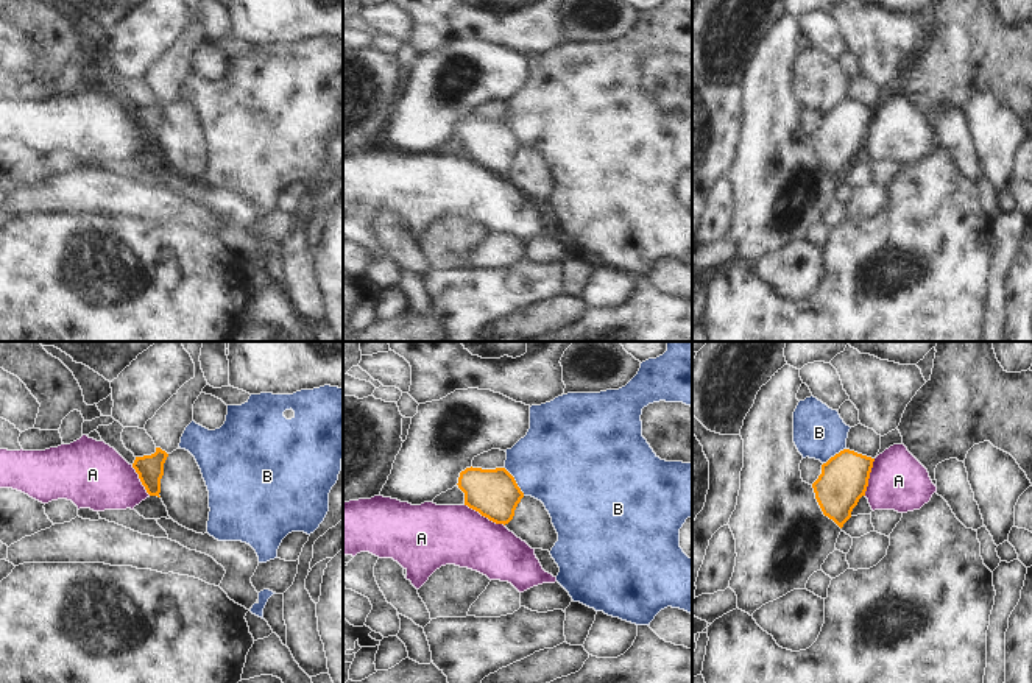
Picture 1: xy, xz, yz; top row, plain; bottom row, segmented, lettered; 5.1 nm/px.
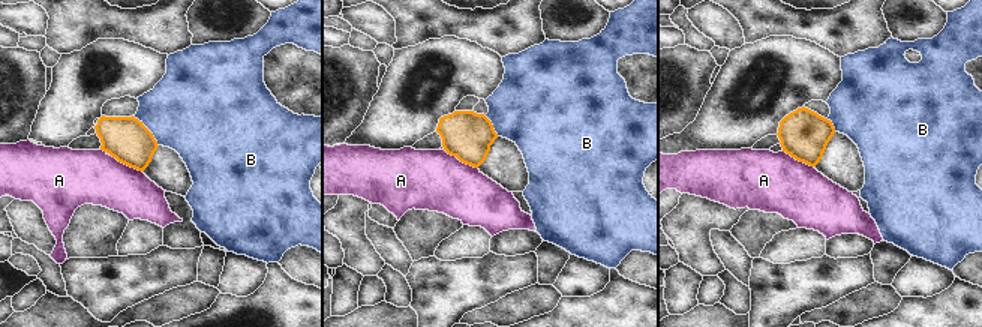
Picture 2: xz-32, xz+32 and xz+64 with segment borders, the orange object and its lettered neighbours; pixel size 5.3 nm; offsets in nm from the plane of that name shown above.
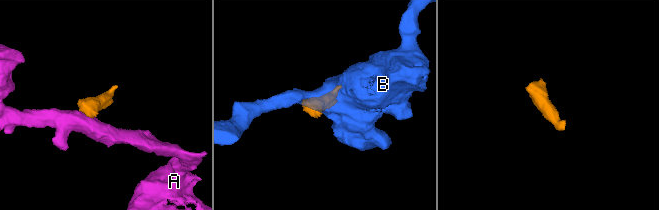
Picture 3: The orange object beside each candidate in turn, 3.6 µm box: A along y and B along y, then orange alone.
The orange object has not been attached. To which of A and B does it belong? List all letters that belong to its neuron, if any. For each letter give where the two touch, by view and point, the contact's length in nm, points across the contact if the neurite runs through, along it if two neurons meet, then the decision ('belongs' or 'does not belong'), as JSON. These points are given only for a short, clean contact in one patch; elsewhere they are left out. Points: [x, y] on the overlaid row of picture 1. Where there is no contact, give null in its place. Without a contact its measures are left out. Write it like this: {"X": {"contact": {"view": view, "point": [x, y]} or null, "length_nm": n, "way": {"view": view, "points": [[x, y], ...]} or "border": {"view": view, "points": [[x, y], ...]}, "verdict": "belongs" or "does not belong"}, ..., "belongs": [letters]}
{"A": {"contact": {"view": "xz", "point": [485, 516]}, "length_nm": 240, "border": {"view": "xz", "points": [[465, 504], [504, 526]]}, "verdict": "does not belong"}, "B": {"contact": {"view": "xz", "point": [515, 481]}, "length_nm": 190, "border": {"view": "xz", "points": [[504, 467], [524, 495]]}, "verdict": "does not belong"}, "belongs": []}

